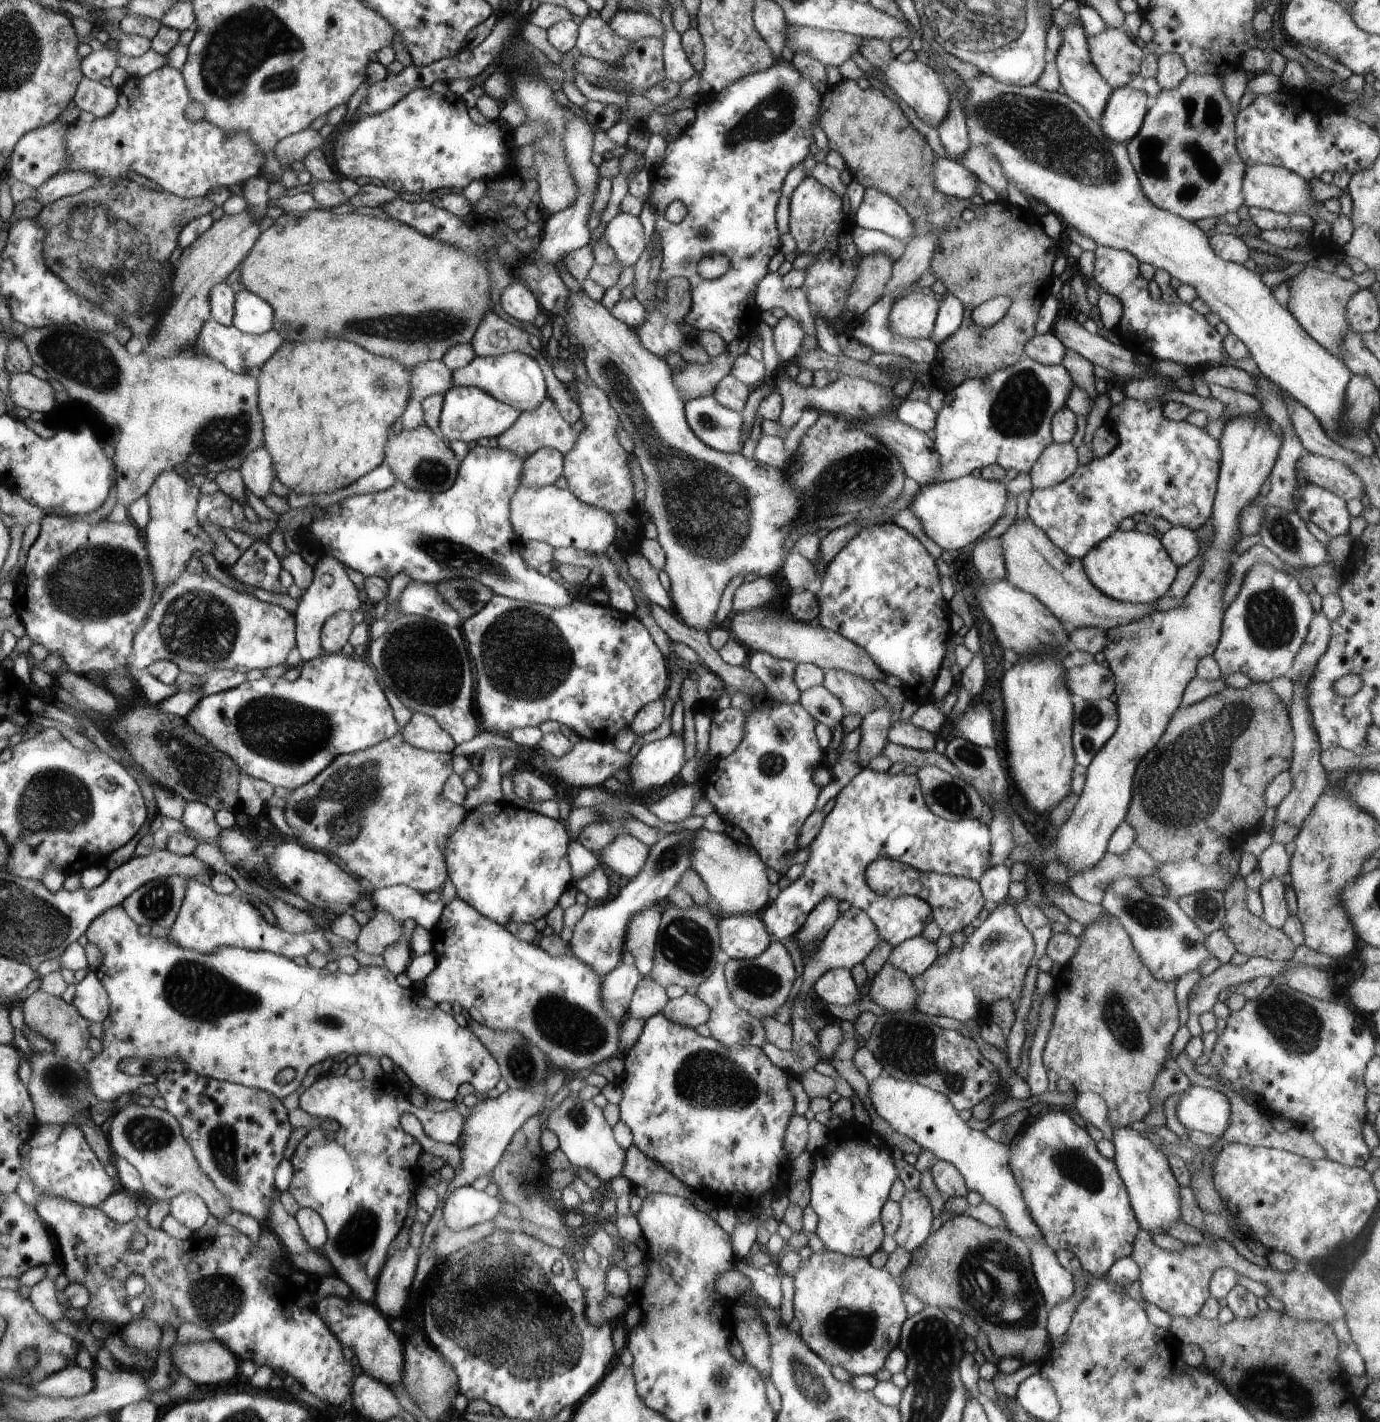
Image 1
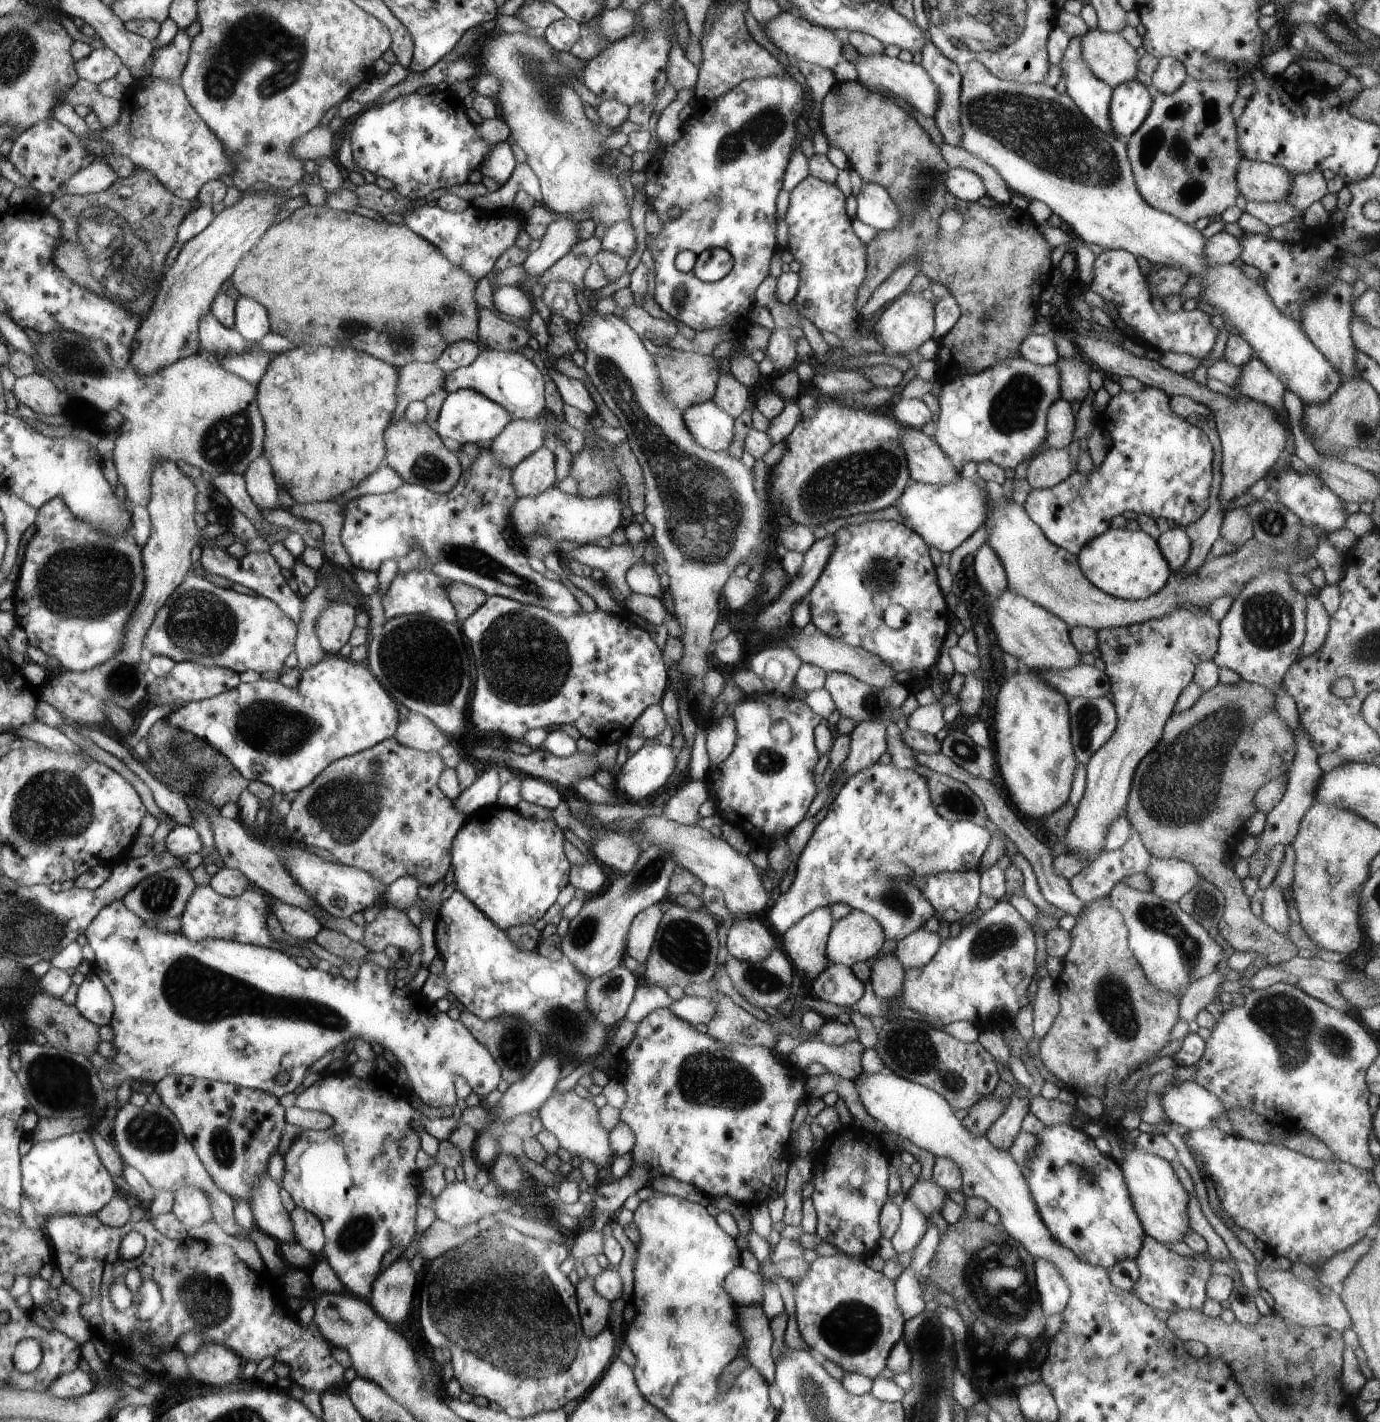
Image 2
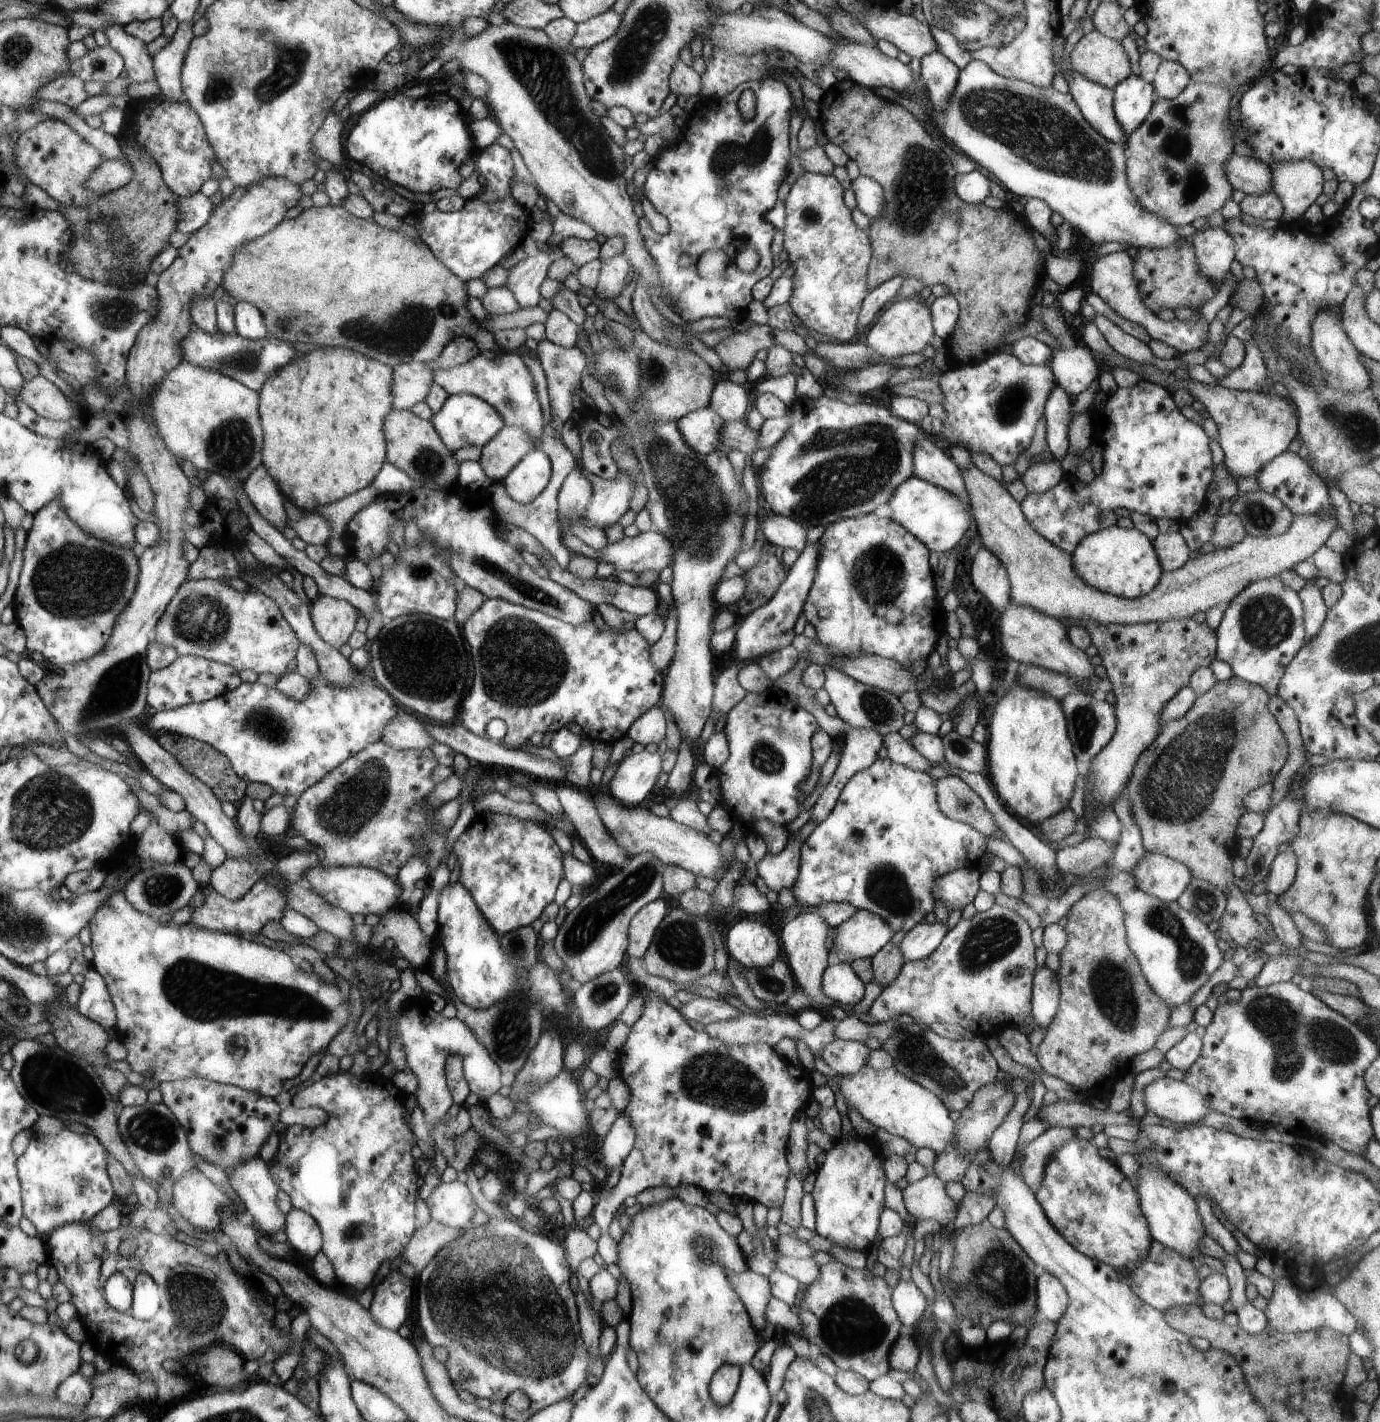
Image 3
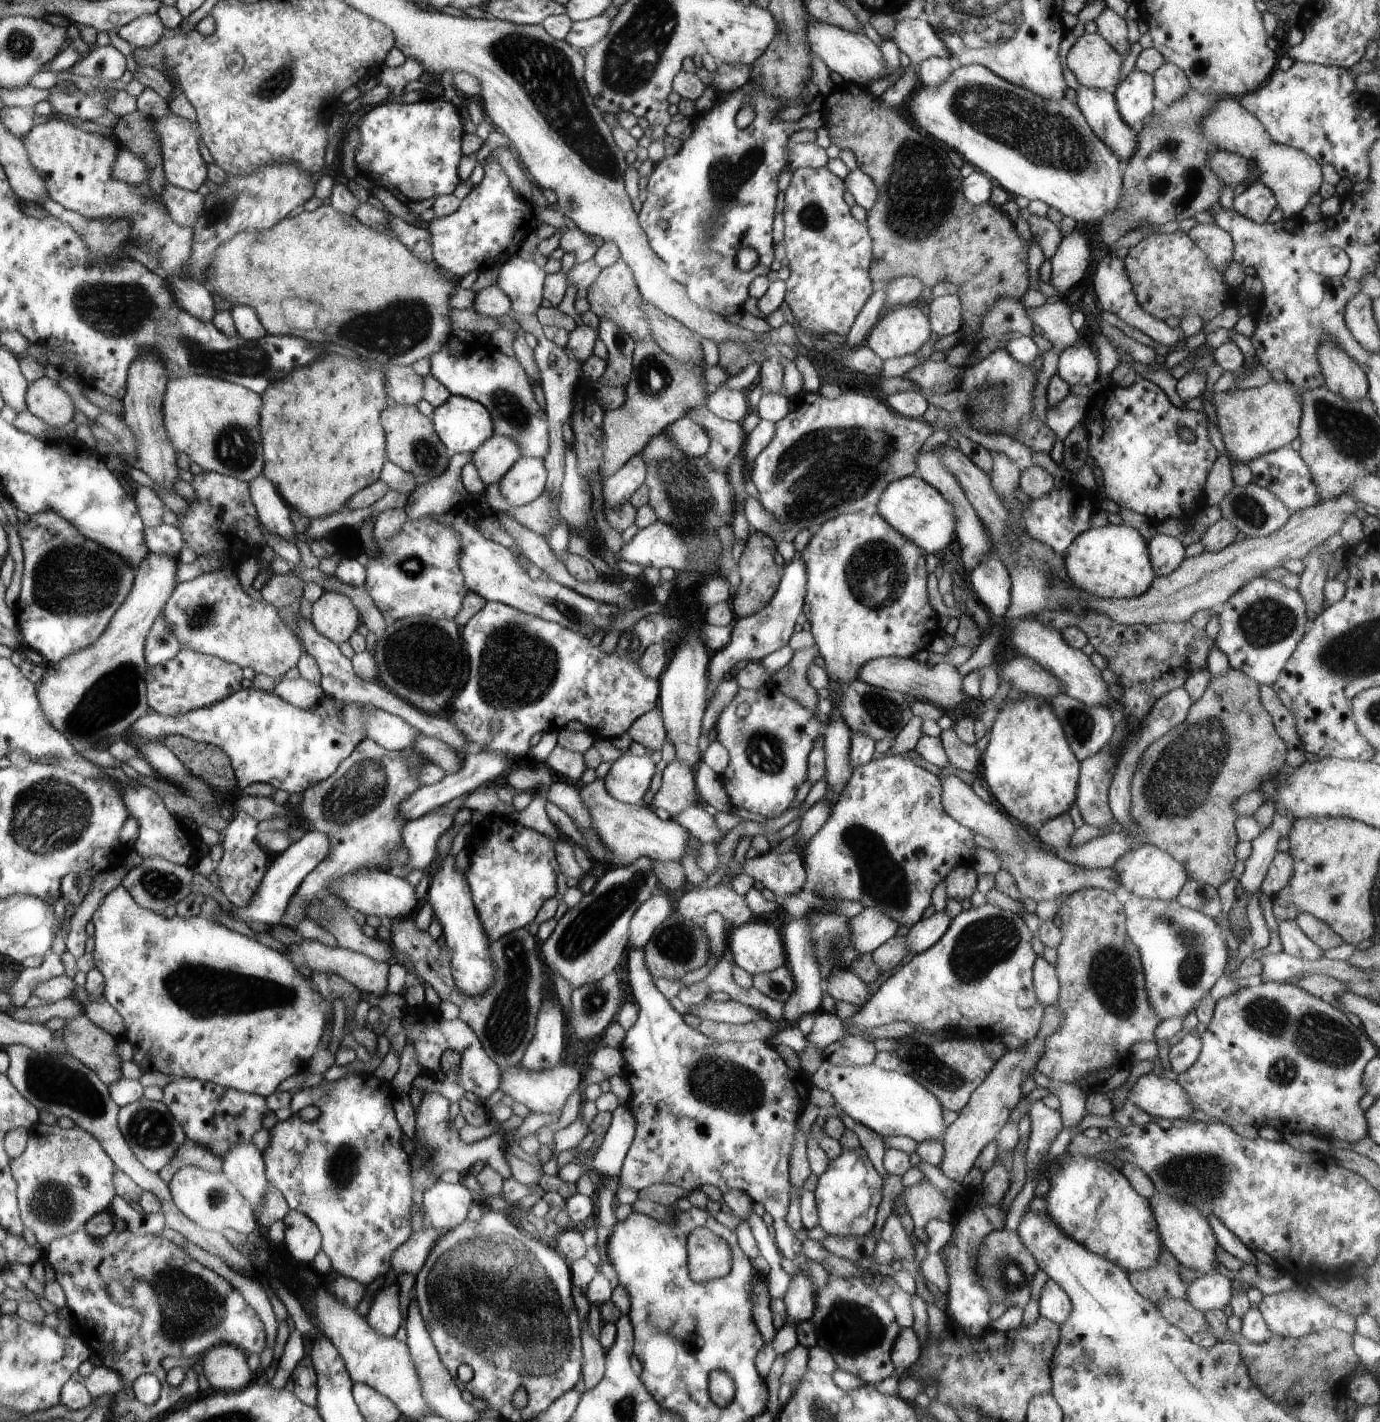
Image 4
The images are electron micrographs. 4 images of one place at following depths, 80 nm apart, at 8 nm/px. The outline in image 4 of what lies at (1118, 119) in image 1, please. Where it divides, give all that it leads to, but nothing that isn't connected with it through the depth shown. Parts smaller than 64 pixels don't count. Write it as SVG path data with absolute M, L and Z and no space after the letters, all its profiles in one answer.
M1134 69L1120 82L1113 95L1124 122L1138 128L1153 112L1153 76Z

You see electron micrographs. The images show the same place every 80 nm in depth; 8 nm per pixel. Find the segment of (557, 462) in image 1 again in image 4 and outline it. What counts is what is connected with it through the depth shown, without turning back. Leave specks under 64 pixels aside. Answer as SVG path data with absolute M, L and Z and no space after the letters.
M520 457L498 481L502 496L515 507L543 497L548 468L543 459Z

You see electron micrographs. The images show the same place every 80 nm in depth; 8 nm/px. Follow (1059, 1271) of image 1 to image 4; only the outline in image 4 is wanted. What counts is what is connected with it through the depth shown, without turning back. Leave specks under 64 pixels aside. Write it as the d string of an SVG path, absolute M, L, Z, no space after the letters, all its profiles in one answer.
M1052 1279L1046 1282L1040 1300L1036 1304L1039 1313L1058 1326L1068 1320L1073 1307L1068 1294Z

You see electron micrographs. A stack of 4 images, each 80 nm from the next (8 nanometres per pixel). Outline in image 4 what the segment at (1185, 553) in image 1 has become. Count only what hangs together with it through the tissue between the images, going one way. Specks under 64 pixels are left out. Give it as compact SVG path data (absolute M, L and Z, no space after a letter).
M1156 533L1147 541L1150 564L1156 577L1170 574L1186 558L1182 540Z

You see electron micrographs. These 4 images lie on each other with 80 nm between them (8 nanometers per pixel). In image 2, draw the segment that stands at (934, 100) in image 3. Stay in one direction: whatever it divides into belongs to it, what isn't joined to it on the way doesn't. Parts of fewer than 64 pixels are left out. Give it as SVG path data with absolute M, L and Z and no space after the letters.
M925 32L927 34L927 41L924 45L924 48L921 50L922 53L922 60L921 65L926 72L930 75L930 78L934 81L934 84L938 87L938 106L936 106L936 114L933 116L936 126L938 127L938 130L941 132L943 136L944 143L948 143L950 146L954 148L954 150L961 150L960 144L962 144L962 128L959 128L959 118L961 117L961 102L960 102L960 93L961 93L961 73L963 71L962 68L960 68L955 62L952 62L949 58L946 58L939 50L937 46L934 46L934 43L928 38L928 32Z

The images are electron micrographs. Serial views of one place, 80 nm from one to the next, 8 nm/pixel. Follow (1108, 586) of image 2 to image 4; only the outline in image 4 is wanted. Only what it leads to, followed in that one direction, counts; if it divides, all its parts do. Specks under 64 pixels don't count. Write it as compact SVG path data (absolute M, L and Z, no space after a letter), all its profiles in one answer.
M1106 525L1082 531L1064 556L1069 580L1082 591L1101 599L1127 599L1144 594L1156 578L1150 564L1147 541L1126 525Z

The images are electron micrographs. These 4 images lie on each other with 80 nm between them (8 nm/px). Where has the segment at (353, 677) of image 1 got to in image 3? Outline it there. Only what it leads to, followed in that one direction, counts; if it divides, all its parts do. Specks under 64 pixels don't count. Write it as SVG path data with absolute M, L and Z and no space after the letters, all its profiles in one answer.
M319 672L315 679L309 681L311 688L302 700L282 694L276 686L269 688L258 682L243 682L232 692L212 700L157 712L146 721L145 728L151 735L171 732L209 744L229 758L233 769L248 784L260 783L271 786L275 793L299 796L340 766L341 762L360 753L373 742L380 741L385 726L399 713L399 706L391 694L380 687L369 672L360 674L363 682L357 687L335 687Z

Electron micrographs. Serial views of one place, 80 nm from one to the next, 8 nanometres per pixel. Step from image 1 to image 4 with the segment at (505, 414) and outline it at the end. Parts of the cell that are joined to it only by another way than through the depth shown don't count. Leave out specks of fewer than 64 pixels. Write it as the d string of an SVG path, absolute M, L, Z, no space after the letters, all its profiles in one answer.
M450 395L450 398L440 406L437 406L430 416L438 436L445 442L446 448L455 453L474 453L481 445L492 437L494 432L493 417L482 403L473 399L458 395Z

